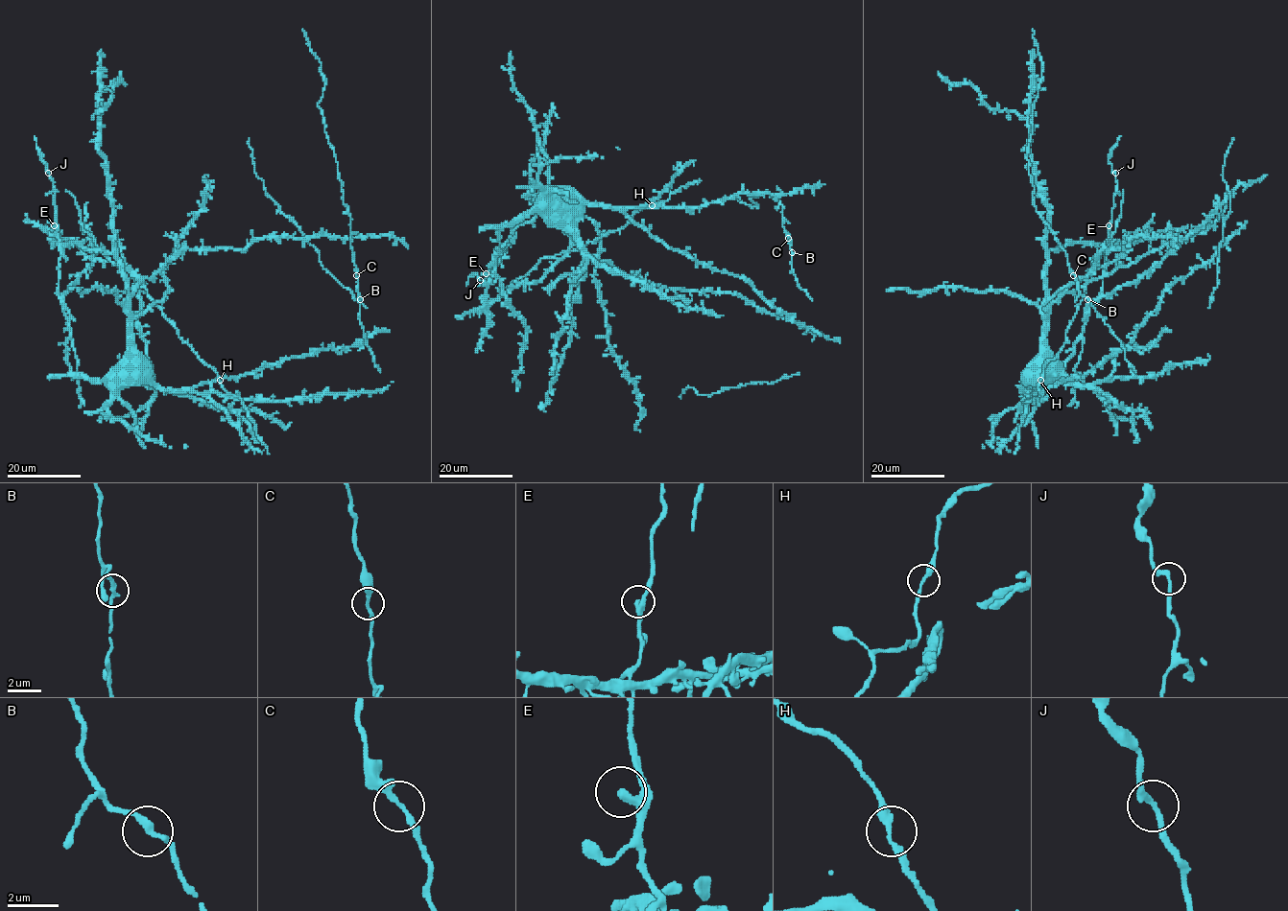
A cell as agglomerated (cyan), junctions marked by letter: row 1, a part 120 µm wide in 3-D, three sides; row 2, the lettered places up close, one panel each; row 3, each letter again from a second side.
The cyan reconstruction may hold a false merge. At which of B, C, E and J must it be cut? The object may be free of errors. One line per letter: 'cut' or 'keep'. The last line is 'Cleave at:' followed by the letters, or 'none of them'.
B: keep
C: keep
E: cut
J: keep
Cleave at: E

